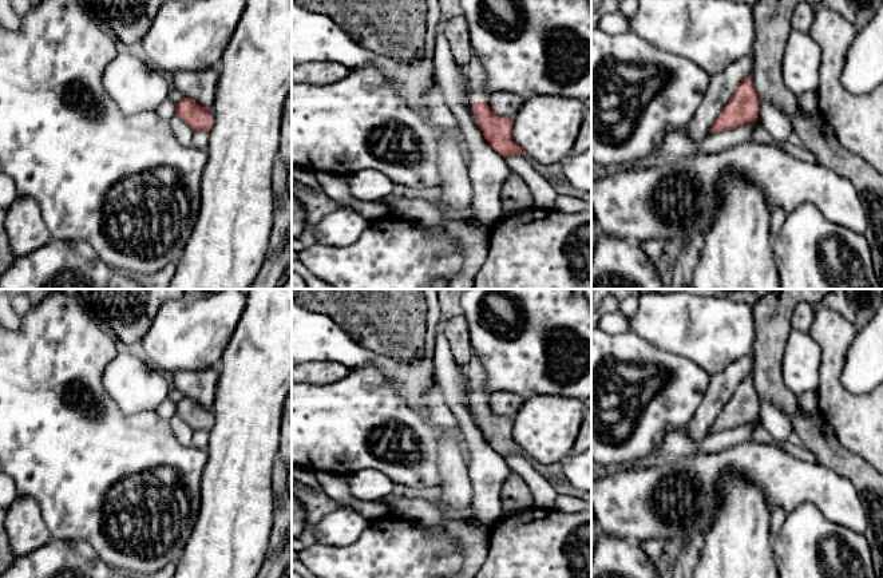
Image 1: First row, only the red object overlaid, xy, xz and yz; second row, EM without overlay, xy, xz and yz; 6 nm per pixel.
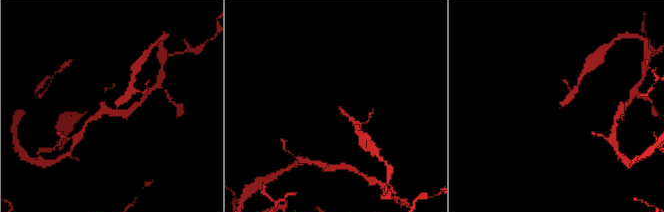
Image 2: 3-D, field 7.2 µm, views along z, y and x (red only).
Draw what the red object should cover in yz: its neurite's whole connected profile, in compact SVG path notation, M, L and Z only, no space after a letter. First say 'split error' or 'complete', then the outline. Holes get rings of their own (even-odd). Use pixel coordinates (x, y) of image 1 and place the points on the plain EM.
complete | M748 376L736 388L712 424L710 434L753 423L759 417L760 403L761 399L755 388L753 376Z

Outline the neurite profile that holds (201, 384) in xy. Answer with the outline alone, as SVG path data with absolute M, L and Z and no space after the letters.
M185 369L171 373L169 377L171 385L185 397L195 400L207 409L213 408L219 377L218 369Z

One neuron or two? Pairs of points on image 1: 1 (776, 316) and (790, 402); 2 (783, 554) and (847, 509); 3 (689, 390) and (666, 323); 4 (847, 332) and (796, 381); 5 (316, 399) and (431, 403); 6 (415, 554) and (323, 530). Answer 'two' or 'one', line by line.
1: one
2: two
3: two
4: two
5: one
6: two

